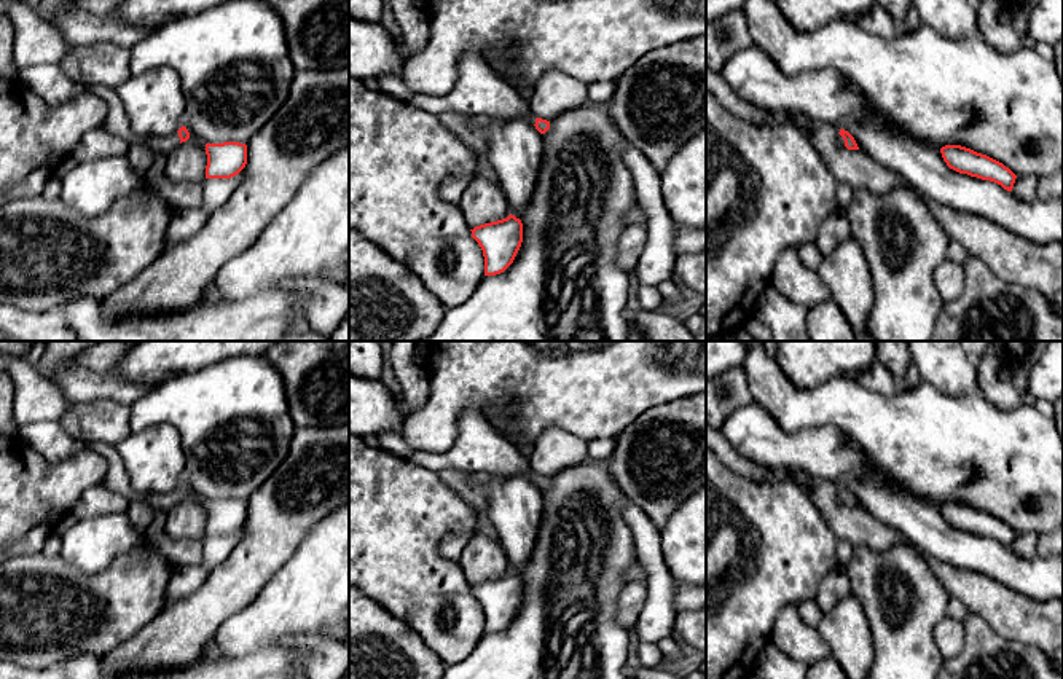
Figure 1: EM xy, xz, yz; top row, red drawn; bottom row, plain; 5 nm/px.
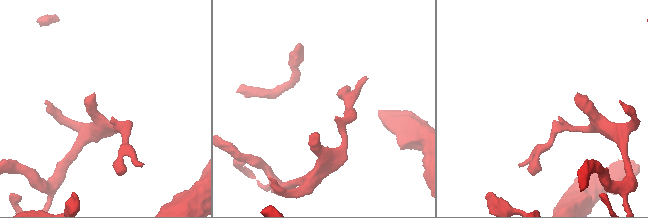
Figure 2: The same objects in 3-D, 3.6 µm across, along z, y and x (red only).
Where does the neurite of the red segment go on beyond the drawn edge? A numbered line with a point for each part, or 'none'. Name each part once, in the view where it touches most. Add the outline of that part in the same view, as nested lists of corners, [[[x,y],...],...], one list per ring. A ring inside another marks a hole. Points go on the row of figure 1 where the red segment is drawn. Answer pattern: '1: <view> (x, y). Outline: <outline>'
1: xy (166, 144). Outline: [[[178,132],[164,137],[145,137],[142,139],[147,147],[155,151],[169,155],[174,148],[180,145]]]

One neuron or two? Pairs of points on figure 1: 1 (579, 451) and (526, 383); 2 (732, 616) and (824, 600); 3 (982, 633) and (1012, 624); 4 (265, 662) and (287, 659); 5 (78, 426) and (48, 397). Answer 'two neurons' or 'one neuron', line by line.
1: two neurons
2: two neurons
3: two neurons
4: one neuron
5: two neurons

